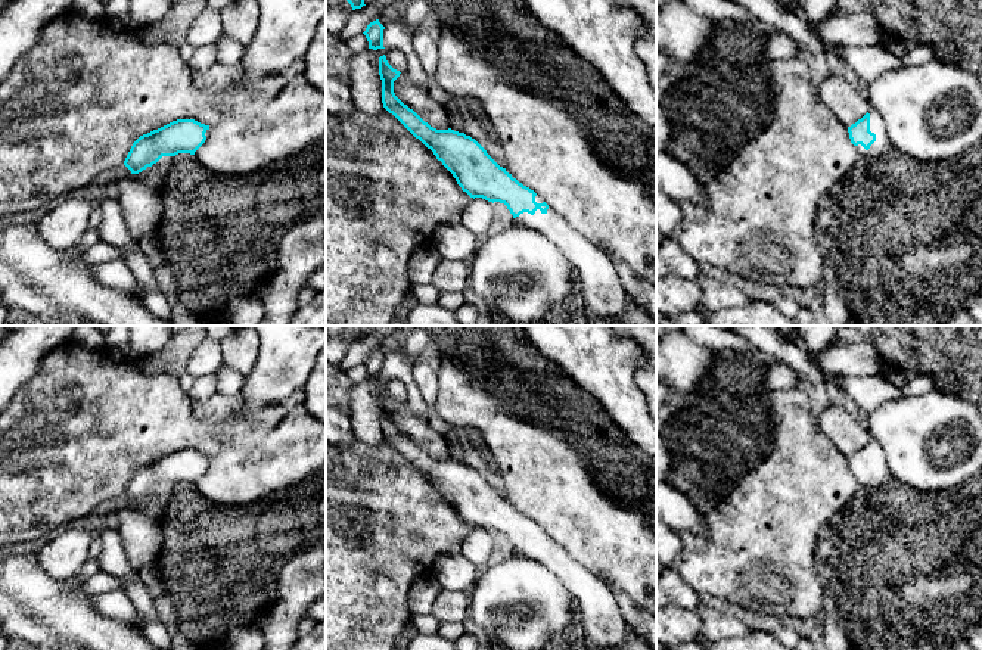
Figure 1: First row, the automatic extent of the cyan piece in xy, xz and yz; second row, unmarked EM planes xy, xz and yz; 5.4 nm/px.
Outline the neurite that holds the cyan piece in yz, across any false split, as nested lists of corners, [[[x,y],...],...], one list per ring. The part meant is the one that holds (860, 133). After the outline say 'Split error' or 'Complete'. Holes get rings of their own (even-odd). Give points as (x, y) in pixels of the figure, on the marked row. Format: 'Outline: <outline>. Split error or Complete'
Outline: [[[870,109],[861,119],[848,127],[851,143],[861,158],[879,159],[891,147],[883,121],[876,109]]]. Split error

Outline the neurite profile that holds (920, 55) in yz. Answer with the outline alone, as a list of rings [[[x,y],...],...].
[[[919,46],[896,57],[904,66],[920,66],[926,62],[930,62],[936,56],[930,47]]]

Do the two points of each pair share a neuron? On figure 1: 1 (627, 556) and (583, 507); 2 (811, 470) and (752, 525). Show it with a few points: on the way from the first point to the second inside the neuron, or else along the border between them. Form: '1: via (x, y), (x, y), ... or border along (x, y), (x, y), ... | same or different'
1: via (615, 544), (590, 519) | same
2: via (796, 485), (767, 515) | same

